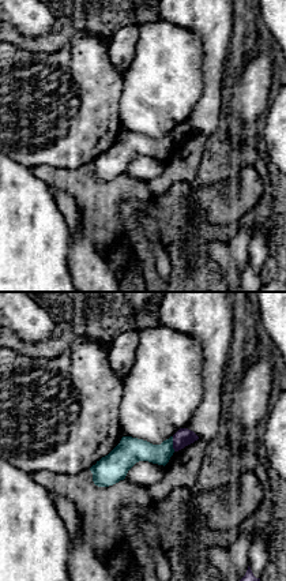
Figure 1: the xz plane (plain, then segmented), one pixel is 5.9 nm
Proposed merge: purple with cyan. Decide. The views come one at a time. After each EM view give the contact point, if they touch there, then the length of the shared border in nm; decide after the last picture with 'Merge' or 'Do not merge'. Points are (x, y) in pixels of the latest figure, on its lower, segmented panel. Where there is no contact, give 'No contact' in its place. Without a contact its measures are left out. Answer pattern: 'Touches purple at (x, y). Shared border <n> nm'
Touches purple at (173, 443). Shared border 90 nm

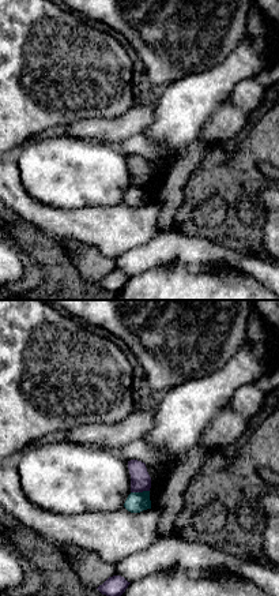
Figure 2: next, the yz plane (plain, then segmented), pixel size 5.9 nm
Touches purple at (139, 491). Shared border 110 nm

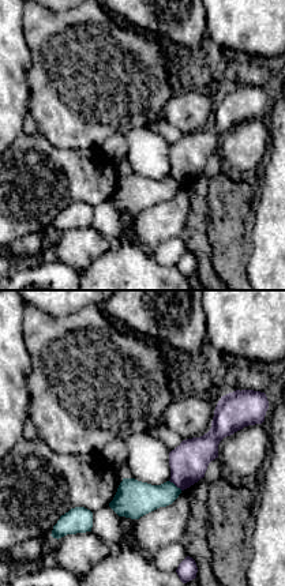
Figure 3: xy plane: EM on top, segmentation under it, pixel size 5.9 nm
Touches purple at (176, 485). Shared border 100 nm

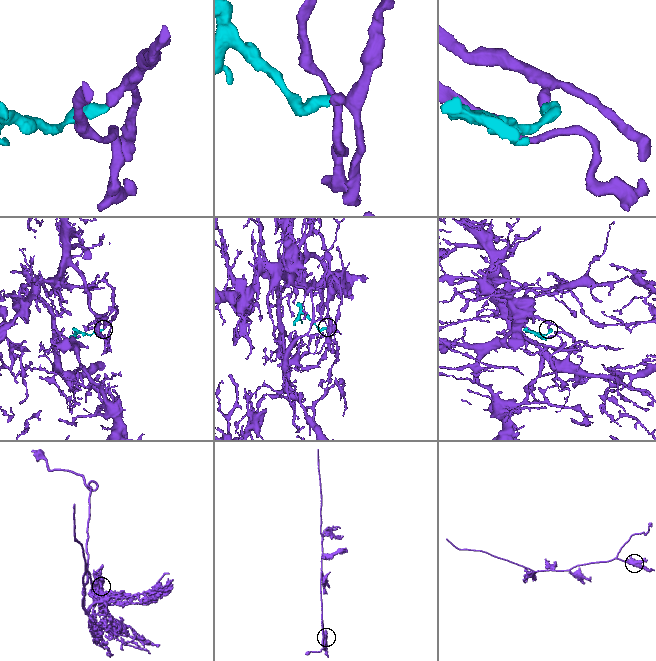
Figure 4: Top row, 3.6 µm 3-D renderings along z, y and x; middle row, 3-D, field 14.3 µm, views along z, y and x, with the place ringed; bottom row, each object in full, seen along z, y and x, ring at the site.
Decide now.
Do not merge

